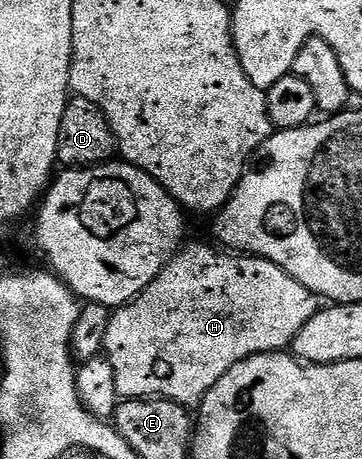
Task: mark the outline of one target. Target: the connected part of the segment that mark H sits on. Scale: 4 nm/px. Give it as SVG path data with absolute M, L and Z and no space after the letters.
M193 243L190 247L188 245L182 246L157 274L155 281L151 281L151 285L147 285L147 289L143 289L143 293L139 293L131 302L125 304L124 307L116 308L110 314L104 354L109 360L111 369L115 369L117 394L122 400L156 397L174 399L175 402L183 404L184 407L196 408L201 402L201 396L206 395L217 384L219 377L226 375L235 365L239 365L239 361L268 351L285 351L292 344L294 337L299 333L299 329L303 329L303 325L307 325L307 321L311 321L311 317L315 317L315 313L319 310L318 296L308 291L303 285L299 285L299 281L295 281L279 265L266 259L258 259L255 255L230 253L228 250L213 247L208 247L205 243Z

